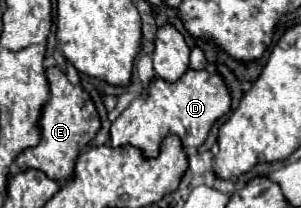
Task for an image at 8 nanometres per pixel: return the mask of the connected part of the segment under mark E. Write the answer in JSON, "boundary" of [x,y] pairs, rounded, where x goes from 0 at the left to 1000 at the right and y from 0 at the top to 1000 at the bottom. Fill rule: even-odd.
{"boundary":[[[159,322],[153,370],[166,409],[166,476],[159,495],[146,495],[133,582],[126,582],[133,688],[120,707],[80,716],[60,745],[53,793],[66,822],[126,813],[179,870],[233,861],[246,832],[246,784],[252,784],[259,736],[319,659],[332,620],[332,563],[299,457],[272,418],[246,418],[193,322]]]}

